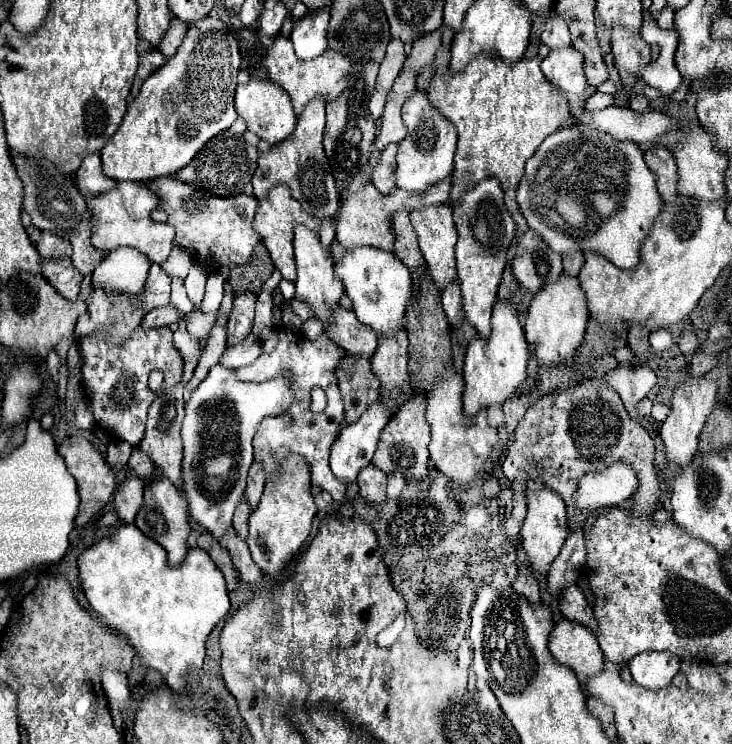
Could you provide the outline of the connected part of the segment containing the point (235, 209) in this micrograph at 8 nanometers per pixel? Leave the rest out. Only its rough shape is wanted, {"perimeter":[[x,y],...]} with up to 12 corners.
{"perimeter":[[172,176],[148,184],[174,244],[218,266],[250,262],[254,196]]}

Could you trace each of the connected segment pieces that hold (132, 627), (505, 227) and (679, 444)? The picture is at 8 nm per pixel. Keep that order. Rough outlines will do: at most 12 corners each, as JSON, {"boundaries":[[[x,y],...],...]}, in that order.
{"boundaries":[[[122,524],[78,556],[90,606],[170,690],[230,608],[194,548]],[[496,178],[454,208],[466,320],[490,336],[516,224]],[[704,376],[678,384],[660,426],[664,458],[684,468],[716,406]]]}

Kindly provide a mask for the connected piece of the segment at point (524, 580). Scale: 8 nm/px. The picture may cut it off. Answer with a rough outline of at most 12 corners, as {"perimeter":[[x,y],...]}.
{"perimeter":[[524,566],[514,590],[530,604],[540,604],[538,582]]}

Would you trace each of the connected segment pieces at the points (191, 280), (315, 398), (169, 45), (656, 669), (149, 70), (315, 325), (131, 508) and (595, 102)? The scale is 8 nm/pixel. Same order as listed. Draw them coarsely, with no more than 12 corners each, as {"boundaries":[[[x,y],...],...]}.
{"boundaries":[[[198,264],[190,268],[184,280],[194,310],[204,296],[206,274]],[[321,388],[311,392],[310,410],[314,414],[326,408],[325,392]],[[172,20],[158,50],[166,58],[174,56],[188,26]],[[668,652],[634,656],[628,668],[636,684],[666,688],[680,670]],[[158,50],[140,56],[134,76],[132,94],[140,94],[140,86],[150,74],[162,68],[166,58]],[[308,318],[302,324],[302,332],[308,340],[324,332],[316,318]],[[124,480],[114,494],[122,522],[134,522],[144,504],[144,482]],[[592,94],[586,110],[596,112],[610,104],[614,98],[610,94]]]}

